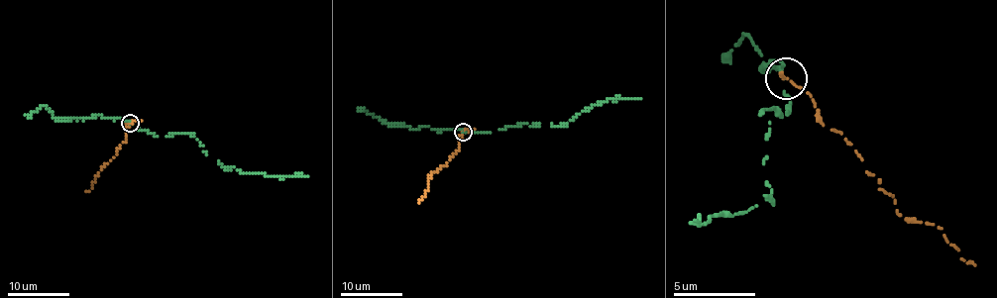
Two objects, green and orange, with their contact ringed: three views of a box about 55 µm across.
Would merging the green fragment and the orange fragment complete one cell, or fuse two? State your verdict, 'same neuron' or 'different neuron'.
different neuron

